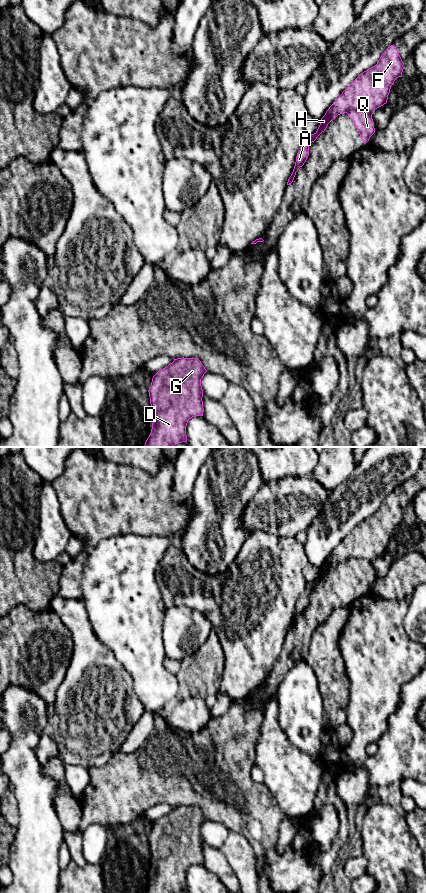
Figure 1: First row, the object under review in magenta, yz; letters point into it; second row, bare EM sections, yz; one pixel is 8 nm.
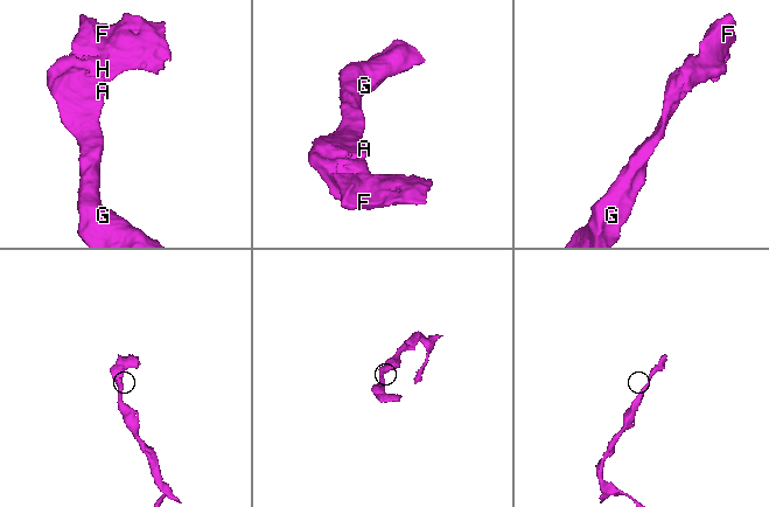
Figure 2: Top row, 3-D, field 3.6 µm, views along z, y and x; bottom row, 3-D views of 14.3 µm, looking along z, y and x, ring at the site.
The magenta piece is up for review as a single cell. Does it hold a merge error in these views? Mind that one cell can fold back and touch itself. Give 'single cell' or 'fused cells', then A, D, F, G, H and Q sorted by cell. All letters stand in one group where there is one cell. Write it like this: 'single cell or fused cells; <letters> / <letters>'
fused cells; A D F G H / Q

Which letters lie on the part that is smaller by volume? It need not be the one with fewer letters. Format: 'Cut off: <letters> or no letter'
Cut off: Q

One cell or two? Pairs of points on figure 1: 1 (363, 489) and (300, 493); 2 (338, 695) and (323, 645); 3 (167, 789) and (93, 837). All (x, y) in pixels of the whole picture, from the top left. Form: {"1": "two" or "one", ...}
{"1": "two", "2": "one", "3": "two"}

